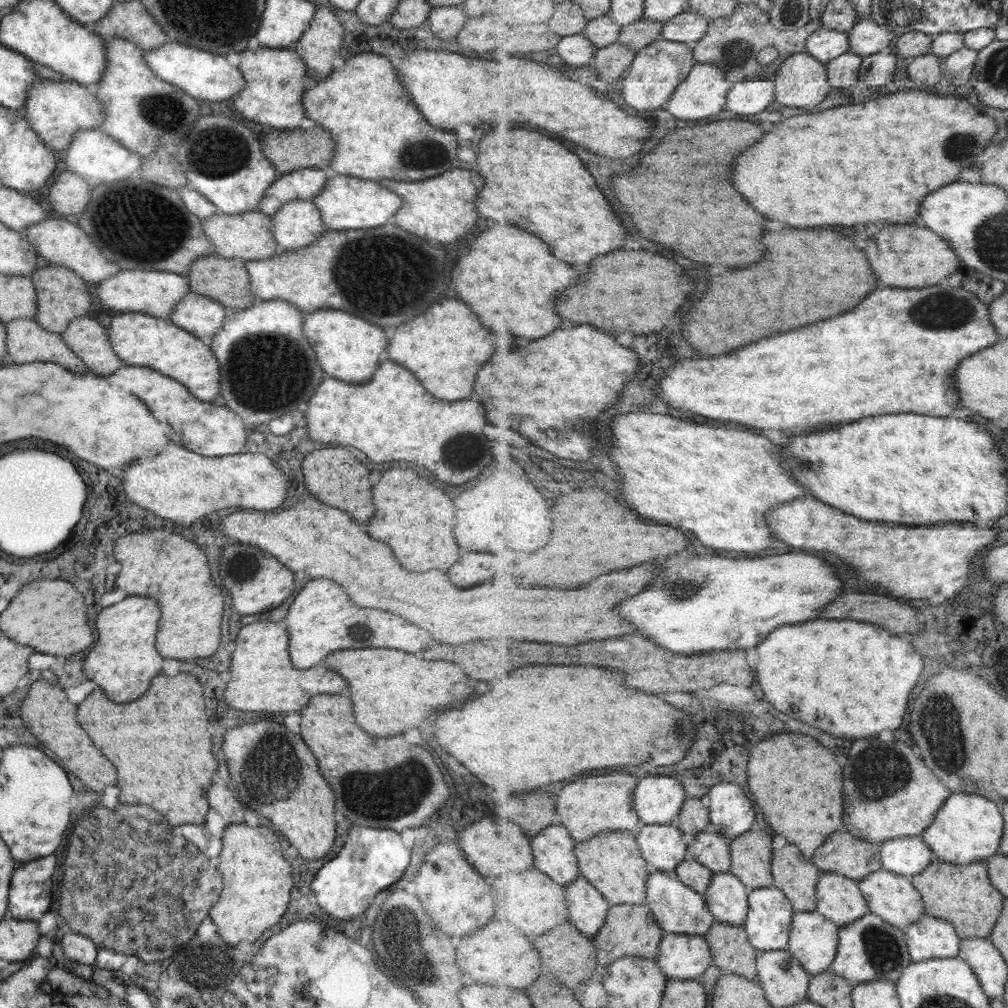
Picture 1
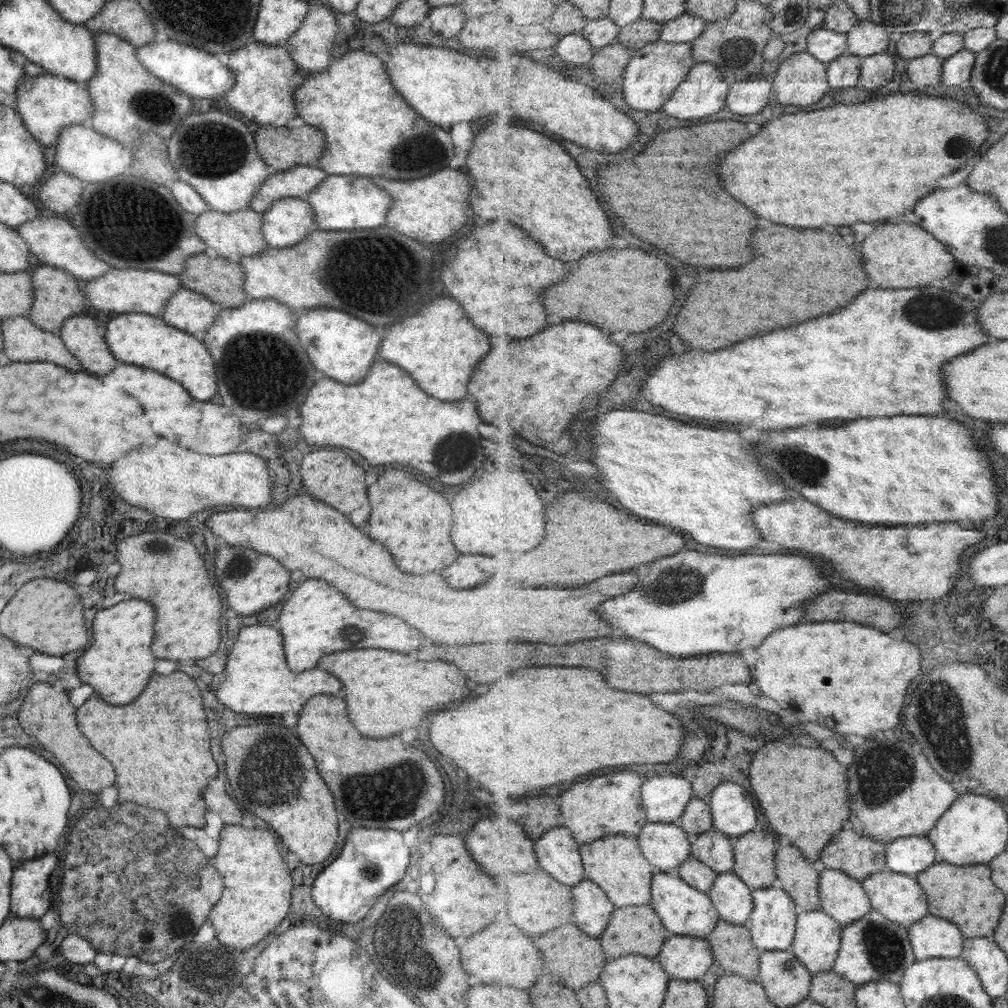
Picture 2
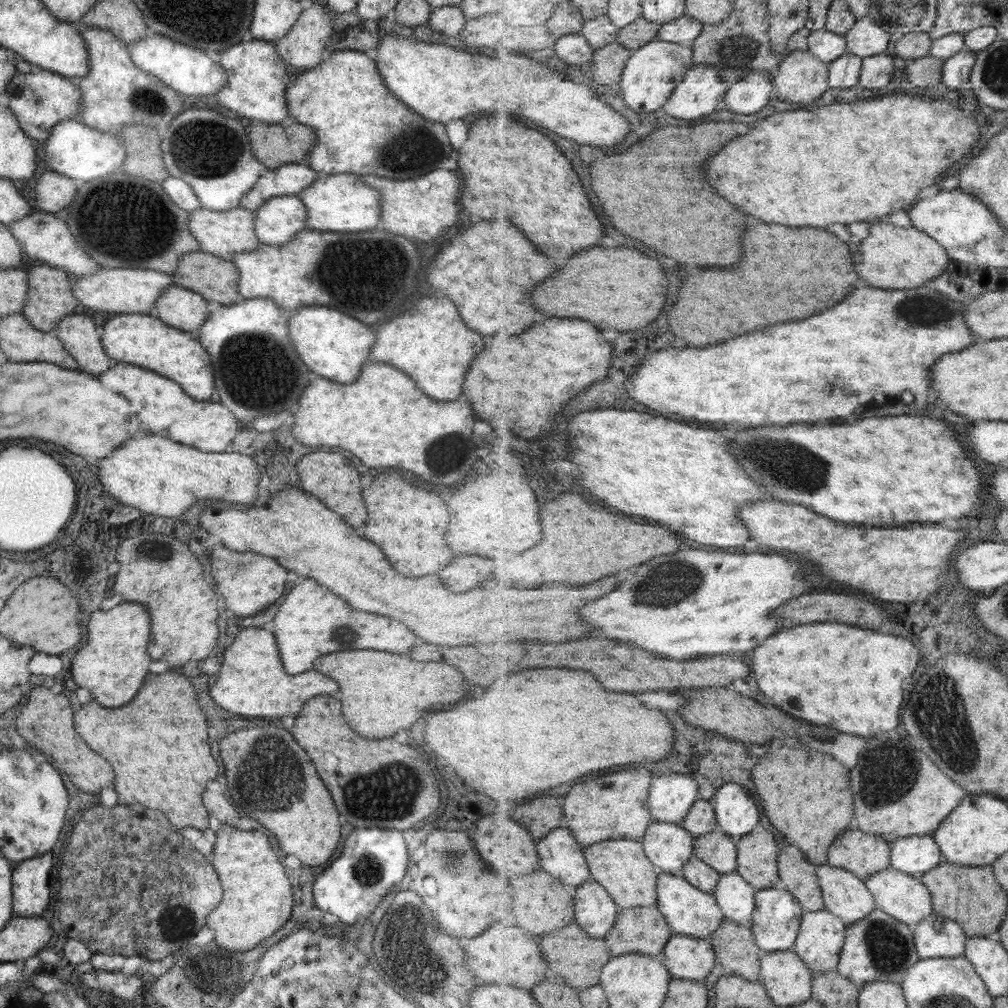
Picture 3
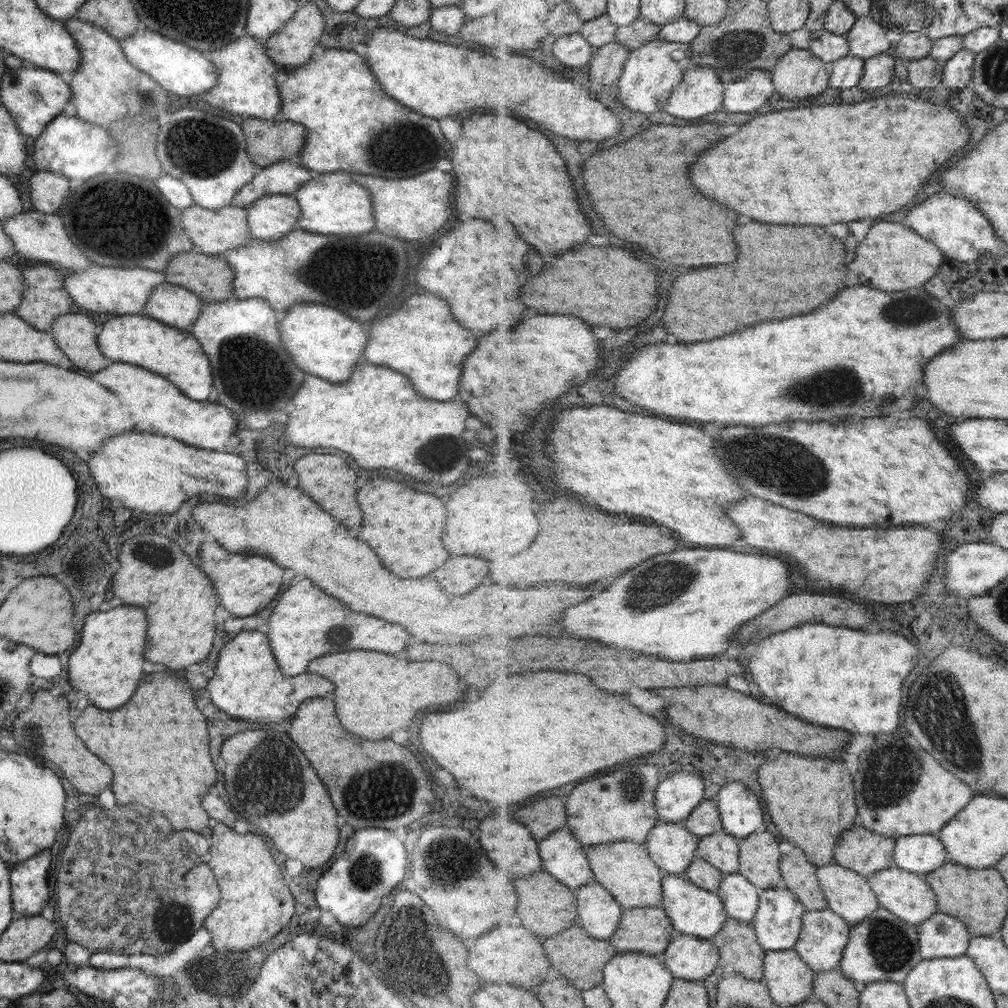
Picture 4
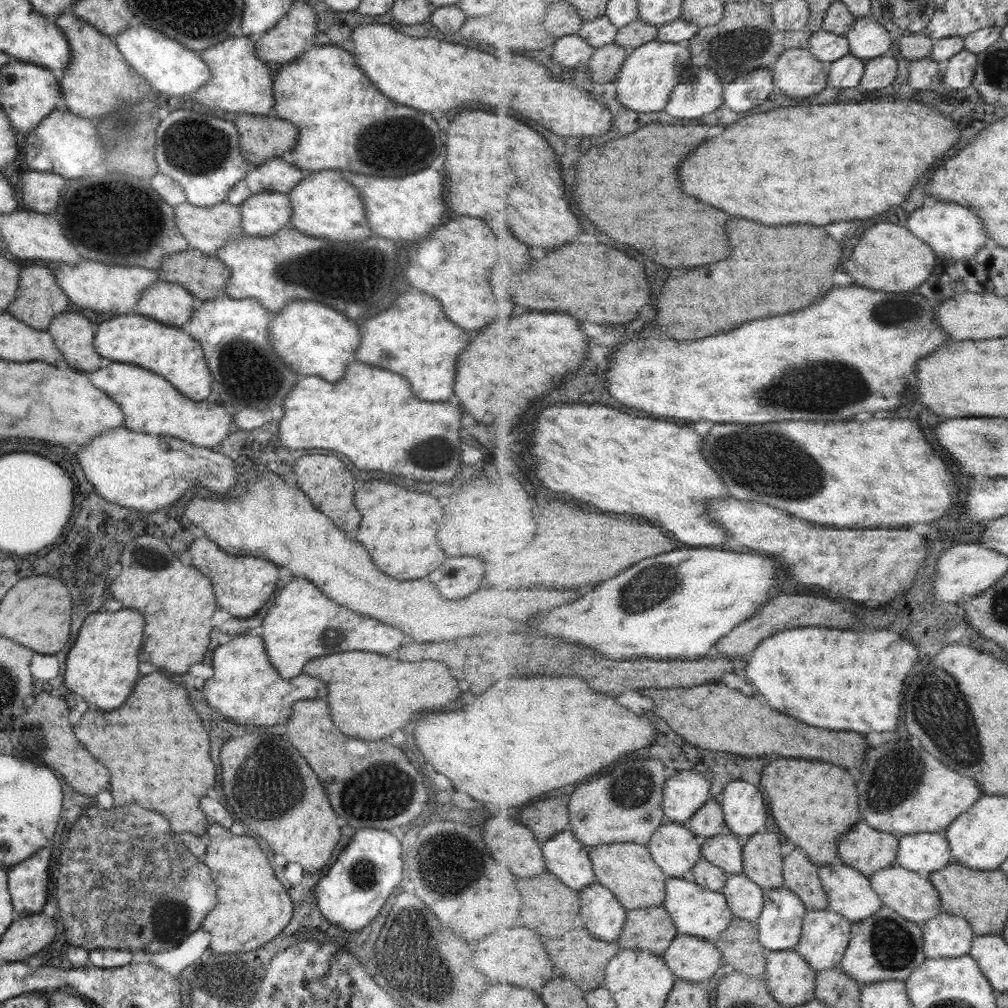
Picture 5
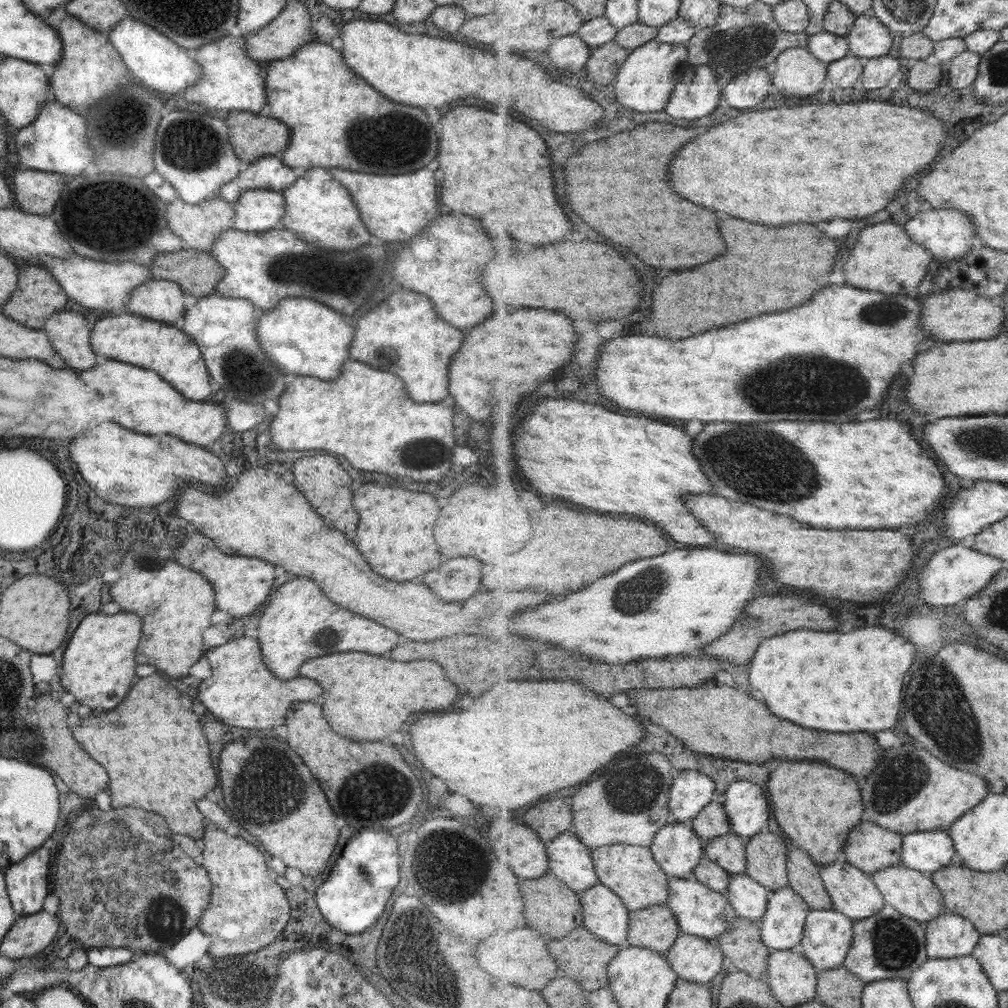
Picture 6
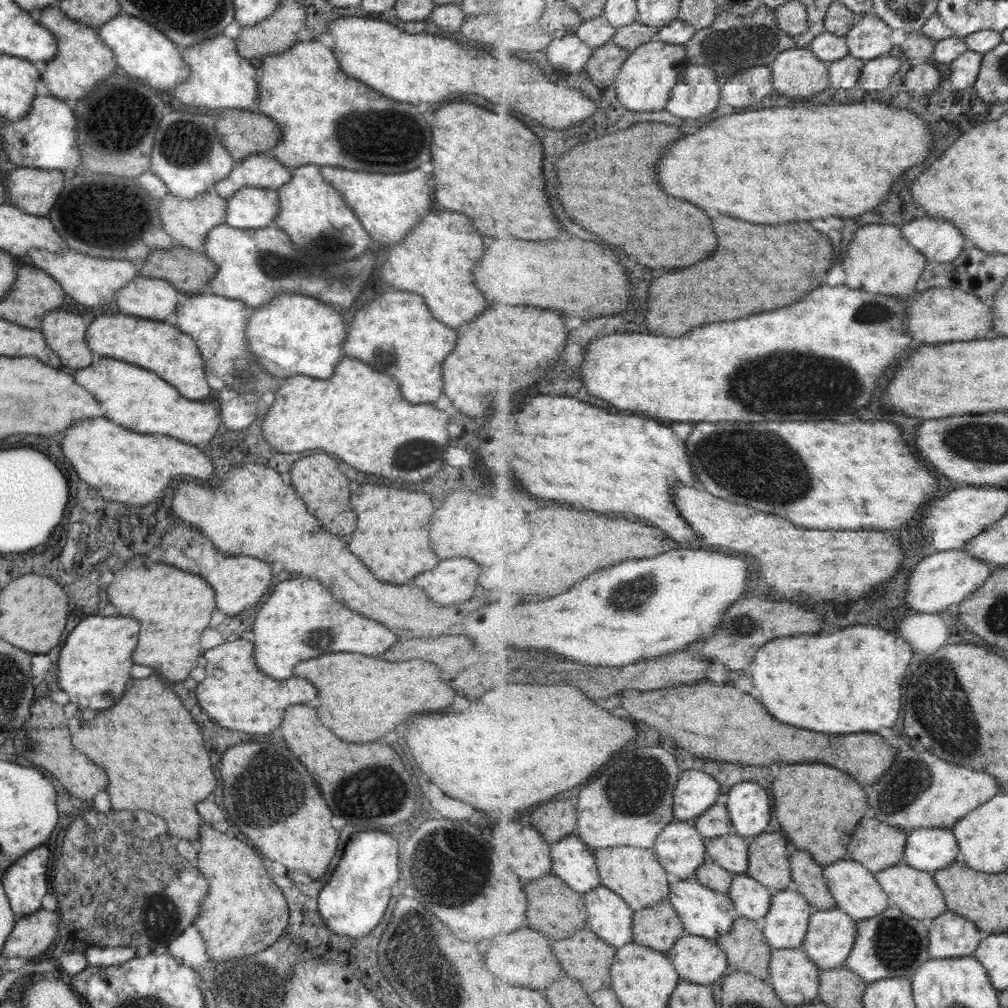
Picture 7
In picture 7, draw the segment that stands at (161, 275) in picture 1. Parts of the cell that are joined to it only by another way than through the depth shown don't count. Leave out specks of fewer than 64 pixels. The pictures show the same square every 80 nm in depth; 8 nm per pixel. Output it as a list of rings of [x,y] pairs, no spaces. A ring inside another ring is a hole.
[[[68,247],[59,253],[35,248],[29,250],[26,255],[37,268],[46,272],[55,282],[58,282],[62,291],[69,298],[73,298],[77,304],[83,305],[85,308],[87,306],[95,306],[96,308],[97,306],[101,306],[101,308],[112,307],[116,300],[116,292],[130,280],[140,275],[138,264],[128,260],[89,257]]]

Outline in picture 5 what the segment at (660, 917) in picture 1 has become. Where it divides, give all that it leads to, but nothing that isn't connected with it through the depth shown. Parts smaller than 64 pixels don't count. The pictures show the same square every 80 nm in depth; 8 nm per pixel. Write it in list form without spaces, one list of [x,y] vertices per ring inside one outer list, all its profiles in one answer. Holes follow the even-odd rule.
[[[668,877],[666,882],[667,898],[664,907],[672,915],[677,930],[683,935],[699,936],[702,939],[716,940],[736,918],[724,893],[718,893],[700,883],[684,878]]]

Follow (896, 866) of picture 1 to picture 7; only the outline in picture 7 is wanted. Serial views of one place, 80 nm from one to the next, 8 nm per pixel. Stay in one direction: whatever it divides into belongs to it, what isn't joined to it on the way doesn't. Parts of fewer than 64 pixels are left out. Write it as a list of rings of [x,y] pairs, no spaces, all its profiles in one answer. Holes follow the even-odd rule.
[[[921,828],[908,832],[906,863],[932,873],[952,865],[960,843],[951,828]]]

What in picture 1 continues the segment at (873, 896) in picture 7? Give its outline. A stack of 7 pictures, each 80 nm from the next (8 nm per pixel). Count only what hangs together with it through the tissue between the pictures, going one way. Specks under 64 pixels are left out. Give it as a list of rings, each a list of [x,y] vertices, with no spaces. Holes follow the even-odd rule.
[[[821,872],[817,894],[816,910],[841,927],[871,912],[859,881],[837,872]]]

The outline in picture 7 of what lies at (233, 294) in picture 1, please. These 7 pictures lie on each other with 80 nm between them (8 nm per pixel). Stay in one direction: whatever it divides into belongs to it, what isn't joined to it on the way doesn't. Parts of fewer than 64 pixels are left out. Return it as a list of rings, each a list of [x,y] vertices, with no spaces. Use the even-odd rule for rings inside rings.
[[[179,244],[169,250],[152,250],[143,262],[138,263],[141,277],[166,279],[175,290],[188,296],[208,291],[217,269],[217,265],[202,251]]]

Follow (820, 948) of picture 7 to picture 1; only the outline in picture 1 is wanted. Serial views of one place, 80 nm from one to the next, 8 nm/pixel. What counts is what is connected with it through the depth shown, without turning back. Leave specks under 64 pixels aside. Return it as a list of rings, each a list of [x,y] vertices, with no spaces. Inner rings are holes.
[[[815,911],[796,912],[793,917],[793,928],[790,934],[791,940],[787,950],[800,959],[800,963],[813,976],[831,970],[836,960],[840,946],[840,928],[836,922],[825,915]]]

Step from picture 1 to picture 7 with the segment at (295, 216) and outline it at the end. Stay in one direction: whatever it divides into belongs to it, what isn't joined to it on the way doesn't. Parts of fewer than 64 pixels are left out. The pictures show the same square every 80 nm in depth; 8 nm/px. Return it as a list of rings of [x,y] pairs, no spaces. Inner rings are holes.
[[[249,186],[241,187],[225,204],[226,215],[223,224],[243,230],[272,225],[280,209],[274,190]]]

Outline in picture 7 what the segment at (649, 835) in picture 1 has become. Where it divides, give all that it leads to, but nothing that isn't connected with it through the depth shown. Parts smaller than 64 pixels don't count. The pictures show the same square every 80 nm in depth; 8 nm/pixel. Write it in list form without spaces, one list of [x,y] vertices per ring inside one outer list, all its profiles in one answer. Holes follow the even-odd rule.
[[[694,821],[679,822],[666,826],[651,849],[667,874],[692,880],[696,879],[697,869],[708,859],[706,841]]]

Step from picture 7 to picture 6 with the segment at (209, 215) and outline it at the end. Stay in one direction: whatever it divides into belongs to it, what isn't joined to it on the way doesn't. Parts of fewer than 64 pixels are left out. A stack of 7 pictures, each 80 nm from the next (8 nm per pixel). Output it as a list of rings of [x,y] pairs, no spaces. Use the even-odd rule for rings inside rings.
[[[177,198],[166,208],[166,225],[169,226],[171,234],[181,239],[186,248],[194,251],[209,252],[223,230],[232,228],[234,218],[234,204],[219,198],[207,199],[197,205],[185,204]]]

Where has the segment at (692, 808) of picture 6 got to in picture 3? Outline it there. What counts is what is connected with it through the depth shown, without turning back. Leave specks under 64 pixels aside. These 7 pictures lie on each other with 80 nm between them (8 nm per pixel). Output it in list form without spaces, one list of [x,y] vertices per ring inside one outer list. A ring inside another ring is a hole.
[[[685,774],[657,776],[649,795],[654,821],[679,825],[699,798],[699,784]]]

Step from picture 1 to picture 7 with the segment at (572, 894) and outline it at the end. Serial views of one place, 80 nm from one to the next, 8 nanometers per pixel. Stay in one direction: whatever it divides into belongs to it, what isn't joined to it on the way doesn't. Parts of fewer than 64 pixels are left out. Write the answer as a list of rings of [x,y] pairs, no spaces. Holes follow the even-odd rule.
[[[601,884],[585,893],[592,929],[618,948],[633,943],[635,910],[620,894]]]

